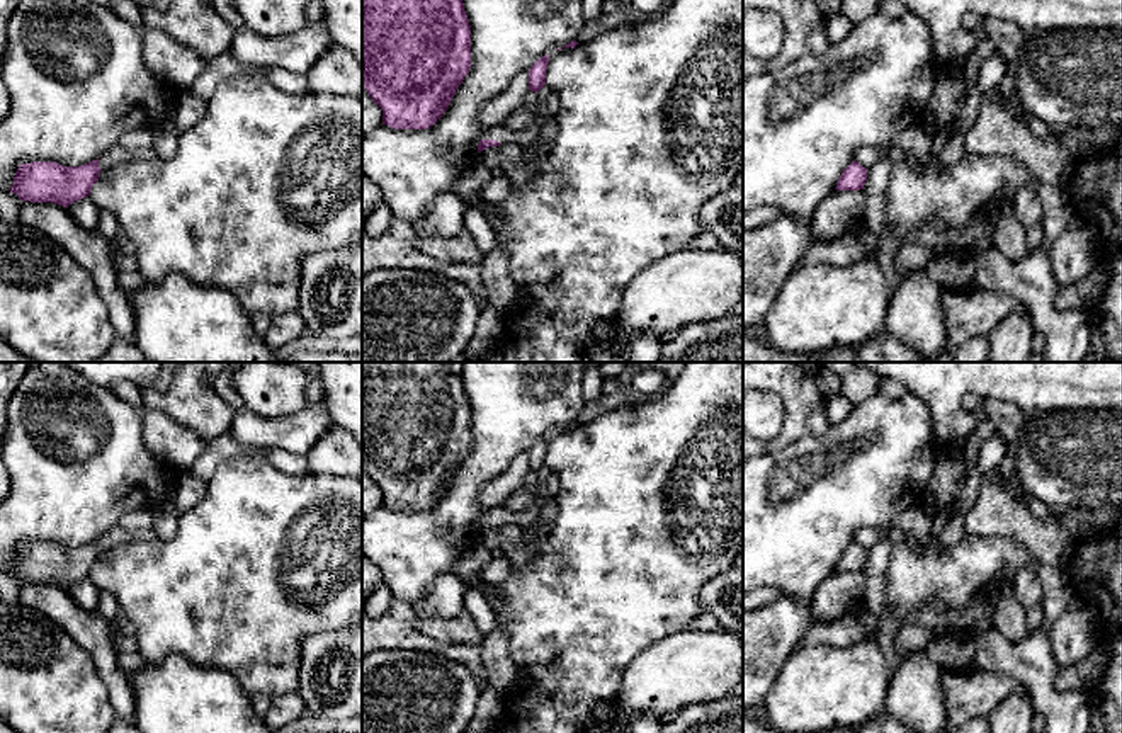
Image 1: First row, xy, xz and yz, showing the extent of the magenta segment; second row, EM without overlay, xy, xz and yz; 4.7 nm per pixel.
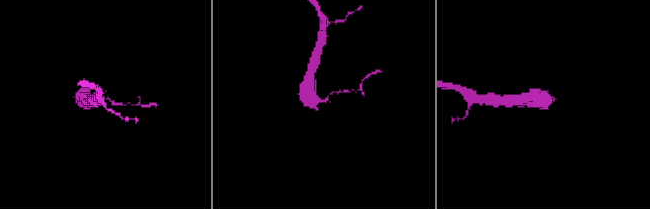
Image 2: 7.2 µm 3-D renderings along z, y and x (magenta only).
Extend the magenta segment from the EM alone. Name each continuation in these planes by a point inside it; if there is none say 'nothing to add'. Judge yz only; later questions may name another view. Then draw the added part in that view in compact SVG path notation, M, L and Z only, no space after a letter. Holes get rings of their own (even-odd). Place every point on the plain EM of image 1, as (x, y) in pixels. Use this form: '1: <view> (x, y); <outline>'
nothing to add

